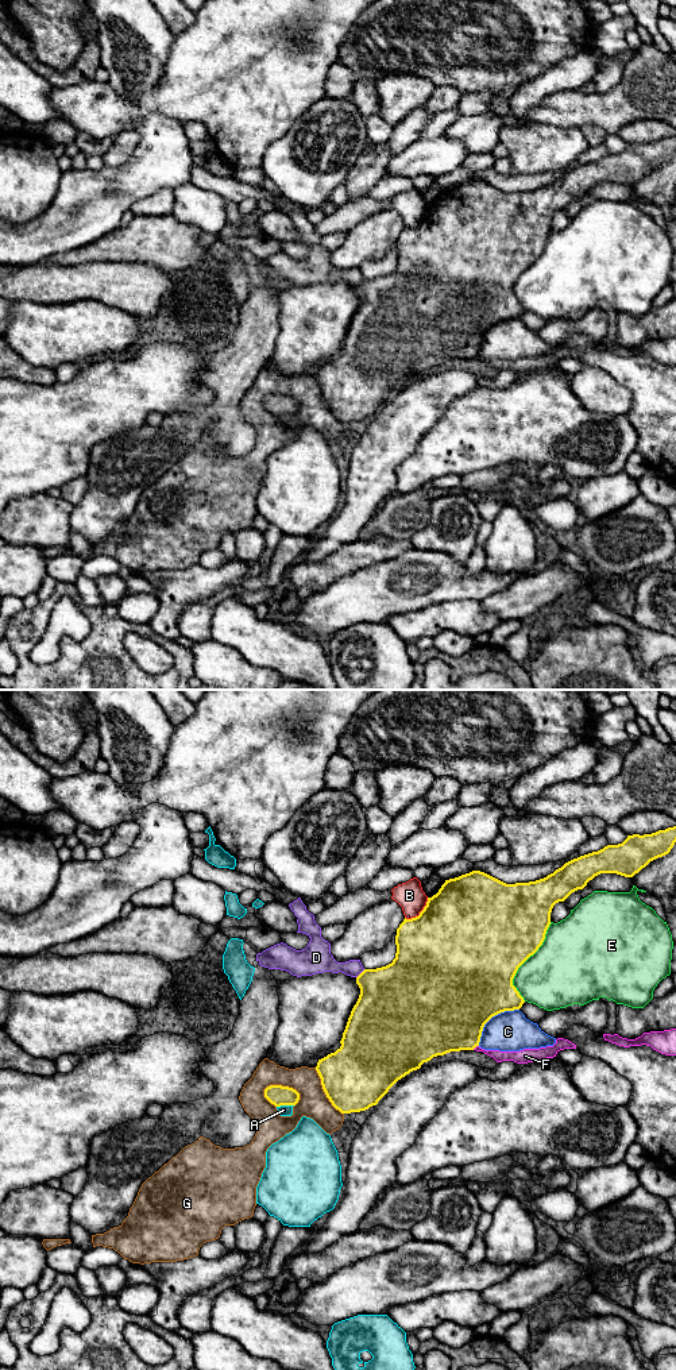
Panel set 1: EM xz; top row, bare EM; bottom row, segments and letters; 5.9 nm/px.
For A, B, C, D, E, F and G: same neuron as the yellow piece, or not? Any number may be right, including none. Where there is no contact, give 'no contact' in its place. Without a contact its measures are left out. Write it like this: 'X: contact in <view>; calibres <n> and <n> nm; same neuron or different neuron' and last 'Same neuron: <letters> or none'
A: contact in xz; calibres 120 and 60 nm; different neuron
B: contact in xz; calibres 500 and 170 nm; different neuron
C: contact in xz; calibres 500 and 240 nm; different neuron
D: contact in xz; calibres 400 and 140 nm; different neuron
E: contact in xz; calibres 500 and 420 nm; different neuron
F: contact in xz; calibres 440 and 70 nm; different neuron
G: contact in xz; calibres 120 and 180 nm; different neuron
Same neuron: none

